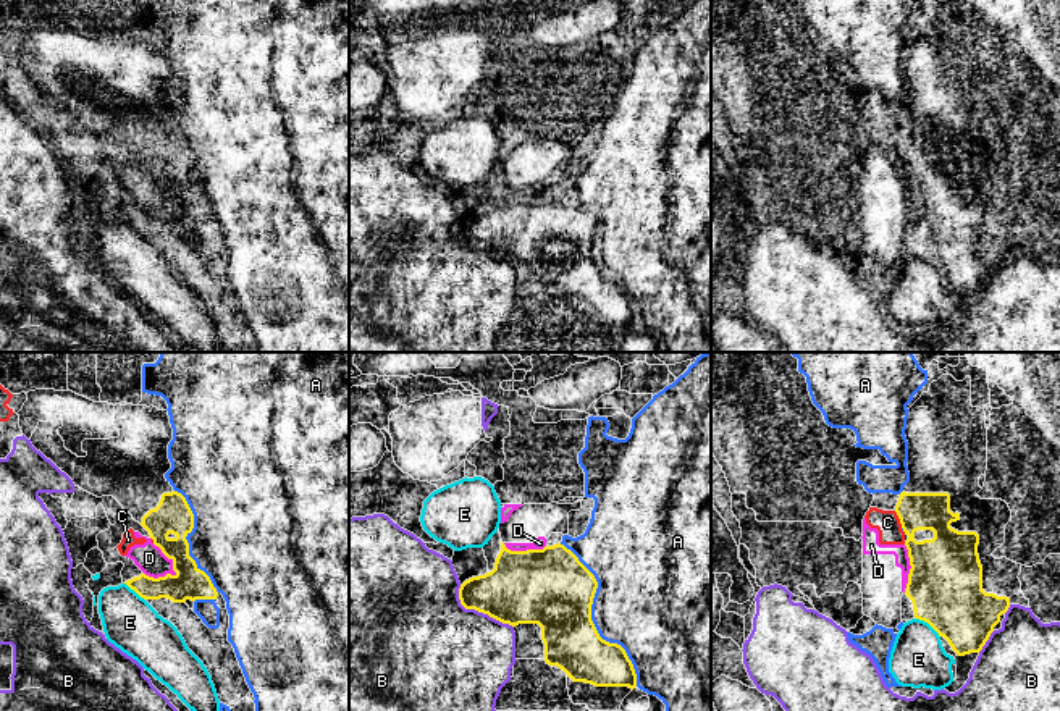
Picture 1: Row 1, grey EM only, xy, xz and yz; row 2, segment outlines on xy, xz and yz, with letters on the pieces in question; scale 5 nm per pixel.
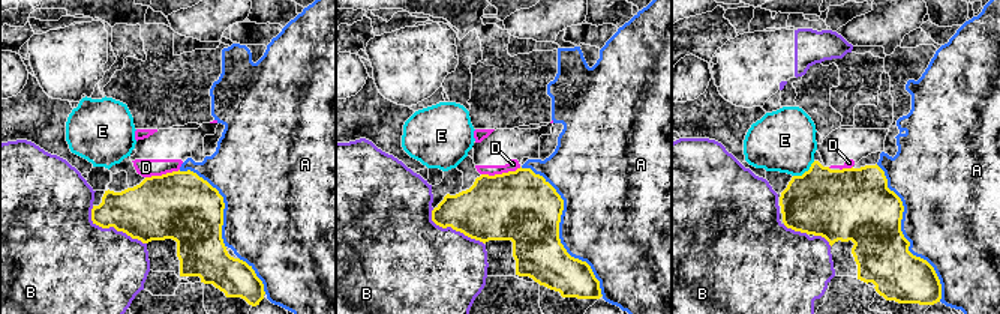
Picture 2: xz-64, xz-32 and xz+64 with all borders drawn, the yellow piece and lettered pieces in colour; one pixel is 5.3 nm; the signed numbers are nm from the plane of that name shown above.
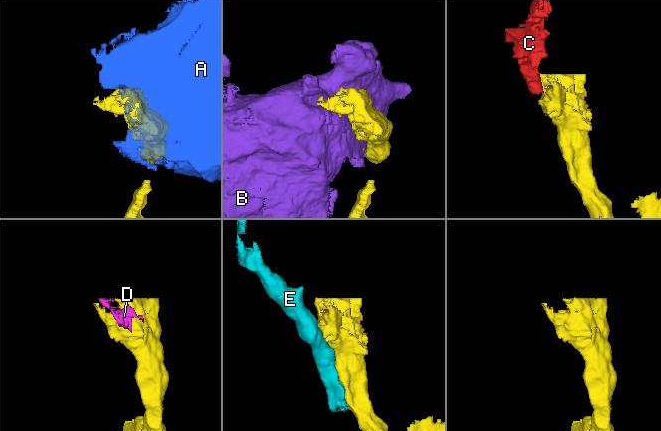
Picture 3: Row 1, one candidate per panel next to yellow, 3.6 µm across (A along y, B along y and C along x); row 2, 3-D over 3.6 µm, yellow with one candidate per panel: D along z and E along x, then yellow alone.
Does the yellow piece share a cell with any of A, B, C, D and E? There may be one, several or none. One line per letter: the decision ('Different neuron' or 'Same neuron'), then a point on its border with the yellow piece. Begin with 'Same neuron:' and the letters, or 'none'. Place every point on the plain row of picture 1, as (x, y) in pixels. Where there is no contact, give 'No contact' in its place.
Same neuron: none
A: Different neuron. Touches yellow at xz (590, 256)
B: Different neuron. Touches yellow at xz (479, 249)
C: Different neuron. Touches yellow at yz (899, 155)
D: Different neuron. Touches yellow at xy (170, 196)
E: Different neuron. Touches yellow at yz (928, 260)

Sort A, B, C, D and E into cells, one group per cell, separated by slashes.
A / B / C D / E

